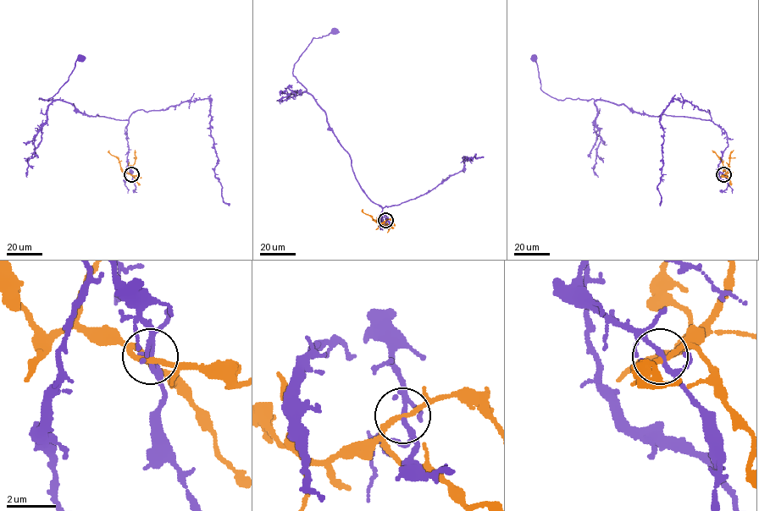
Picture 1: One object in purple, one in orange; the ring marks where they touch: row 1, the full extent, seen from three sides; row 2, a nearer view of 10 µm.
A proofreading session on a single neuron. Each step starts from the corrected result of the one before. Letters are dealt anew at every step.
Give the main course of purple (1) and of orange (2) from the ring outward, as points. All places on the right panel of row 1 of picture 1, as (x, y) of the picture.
1: (723, 174), (718, 164), (728, 137), (711, 121), (651, 116), (593, 99), (557, 100), (540, 88), (533, 58)
2: (723, 174), (727, 173), (722, 160), (712, 151)

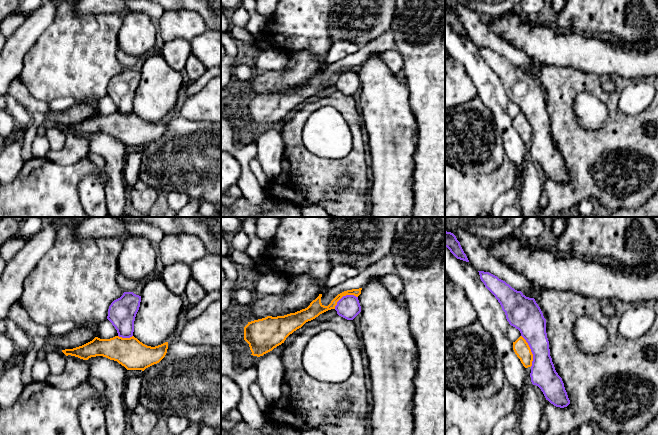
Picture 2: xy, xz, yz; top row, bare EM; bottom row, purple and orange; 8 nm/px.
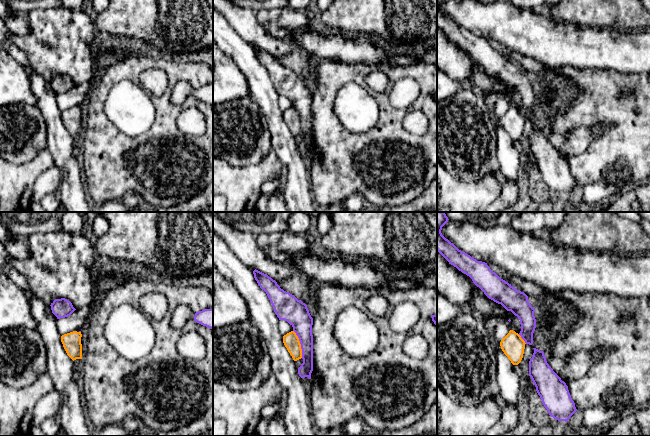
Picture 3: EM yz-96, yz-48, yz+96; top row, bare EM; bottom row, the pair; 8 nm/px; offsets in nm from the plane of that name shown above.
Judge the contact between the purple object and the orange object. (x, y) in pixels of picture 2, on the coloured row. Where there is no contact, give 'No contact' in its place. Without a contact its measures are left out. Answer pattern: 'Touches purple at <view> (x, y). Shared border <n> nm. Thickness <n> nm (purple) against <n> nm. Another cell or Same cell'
Touches purple at yz (531, 351). Shared border 260 nm. Thickness 240 nm (purple) against 130 nm. Another cell

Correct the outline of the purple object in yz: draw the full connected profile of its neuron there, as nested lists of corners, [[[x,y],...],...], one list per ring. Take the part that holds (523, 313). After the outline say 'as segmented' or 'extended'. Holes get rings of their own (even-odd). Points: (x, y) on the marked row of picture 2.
[[[478,271],[485,287],[495,296],[509,324],[521,333],[533,354],[531,382],[543,392],[546,400],[556,407],[570,404],[562,378],[550,356],[546,319],[534,298],[526,297],[497,276]]]; as segmented

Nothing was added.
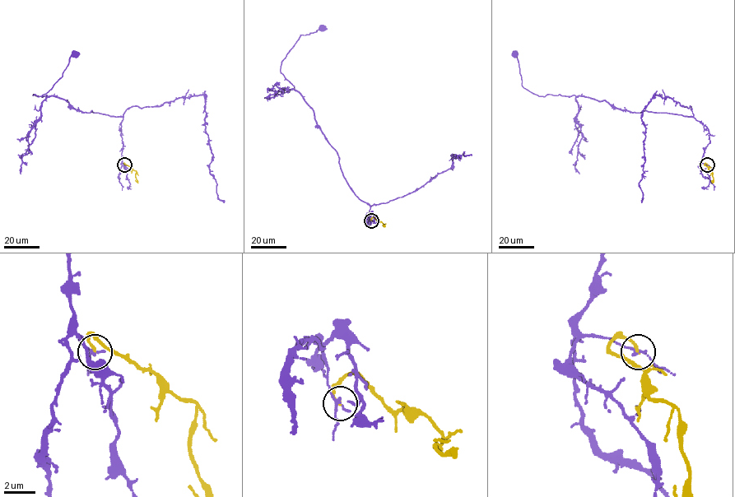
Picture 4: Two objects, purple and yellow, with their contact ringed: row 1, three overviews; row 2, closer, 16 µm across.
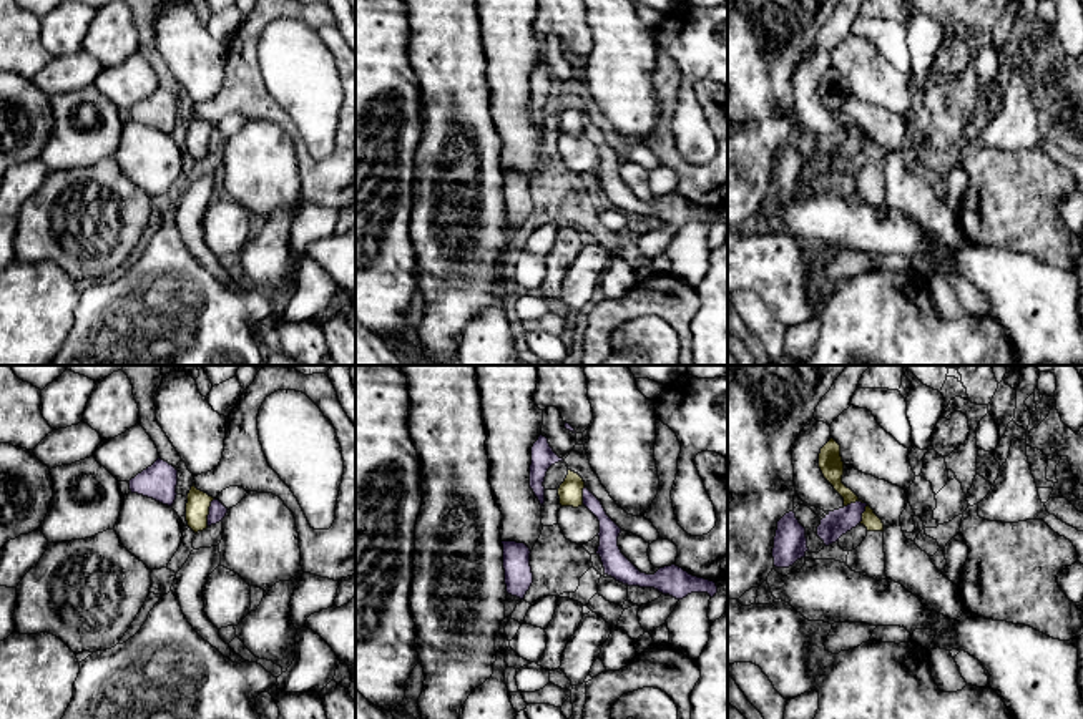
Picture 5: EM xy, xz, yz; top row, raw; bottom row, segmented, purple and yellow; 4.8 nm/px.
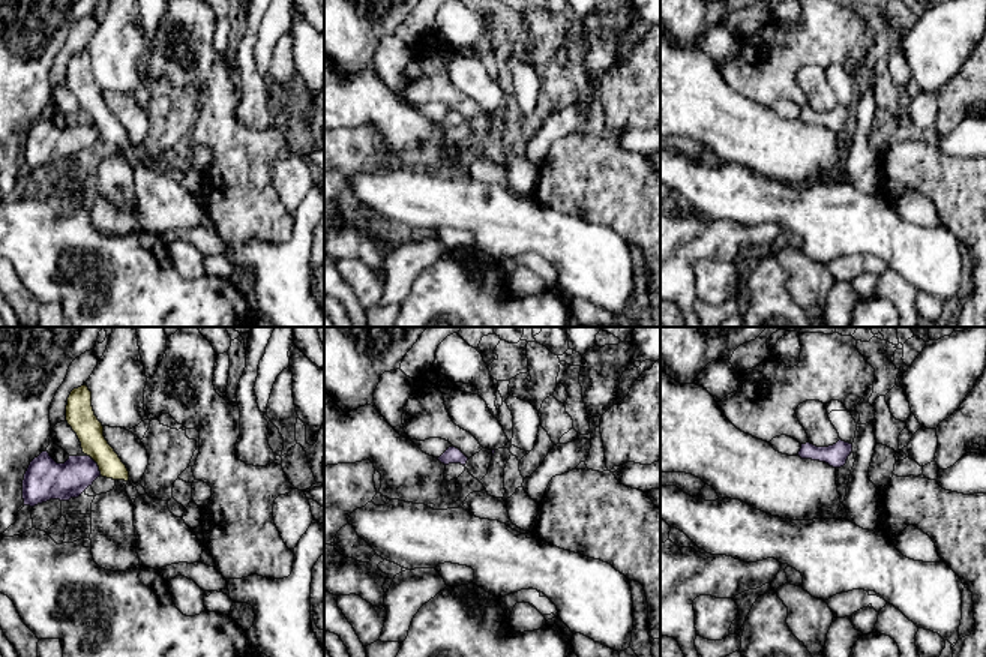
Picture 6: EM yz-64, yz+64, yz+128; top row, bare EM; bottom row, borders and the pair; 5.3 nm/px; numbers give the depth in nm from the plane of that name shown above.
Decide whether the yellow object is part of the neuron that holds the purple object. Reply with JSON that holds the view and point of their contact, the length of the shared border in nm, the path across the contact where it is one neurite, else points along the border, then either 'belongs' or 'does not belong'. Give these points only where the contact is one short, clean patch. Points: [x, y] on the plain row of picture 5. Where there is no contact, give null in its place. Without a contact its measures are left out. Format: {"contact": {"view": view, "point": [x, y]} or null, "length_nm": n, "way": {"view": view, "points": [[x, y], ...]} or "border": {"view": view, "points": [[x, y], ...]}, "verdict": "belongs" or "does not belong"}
{"contact": {"view": "xy", "point": [210, 140]}, "length_nm": 140, "border": {"view": "xy", "points": [[215, 127], [206, 153]]}, "verdict": "does not belong"}

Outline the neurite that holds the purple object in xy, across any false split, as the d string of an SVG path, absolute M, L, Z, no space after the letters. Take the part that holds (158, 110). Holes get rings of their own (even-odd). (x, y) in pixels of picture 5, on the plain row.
M161 86L130 108L131 121L153 126L168 135L173 135L176 128L176 113L178 98Z

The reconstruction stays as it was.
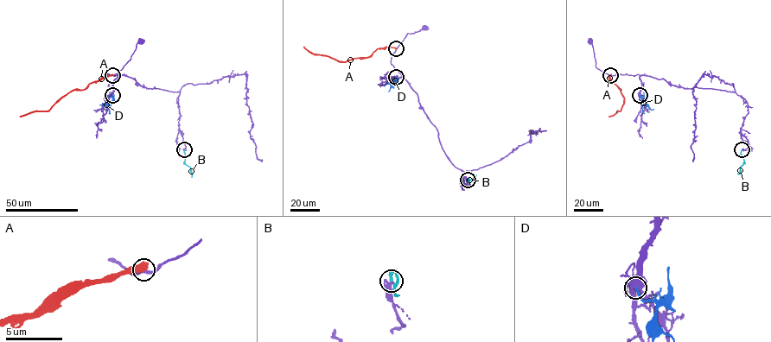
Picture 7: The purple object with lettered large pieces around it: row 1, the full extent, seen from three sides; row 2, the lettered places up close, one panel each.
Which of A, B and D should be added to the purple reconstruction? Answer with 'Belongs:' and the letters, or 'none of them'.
Belongs: B

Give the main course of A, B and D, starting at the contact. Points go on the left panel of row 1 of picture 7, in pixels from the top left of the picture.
A: (112, 75), (90, 83), (83, 89), (73, 90), (47, 110), (30, 111), (20, 117)
B: (184, 150), (184, 163), (190, 168), (192, 177)
D: (112, 95), (112, 101), (105, 104), (107, 107), (105, 109)

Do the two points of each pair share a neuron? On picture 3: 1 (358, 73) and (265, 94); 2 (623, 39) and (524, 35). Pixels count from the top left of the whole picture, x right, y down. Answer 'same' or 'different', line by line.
1: different
2: same

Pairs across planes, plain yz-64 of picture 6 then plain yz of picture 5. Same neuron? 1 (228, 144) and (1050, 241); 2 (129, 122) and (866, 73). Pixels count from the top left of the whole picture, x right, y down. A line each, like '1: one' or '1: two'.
1: one
2: two

